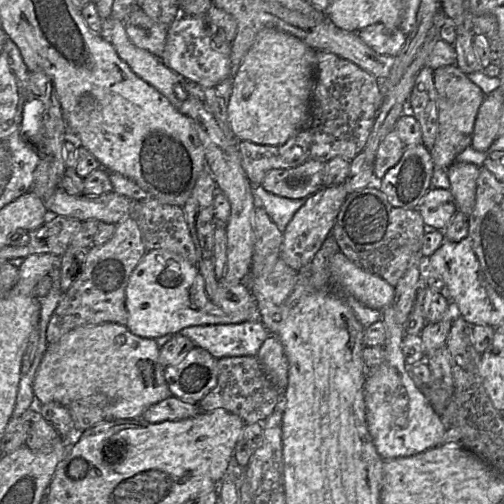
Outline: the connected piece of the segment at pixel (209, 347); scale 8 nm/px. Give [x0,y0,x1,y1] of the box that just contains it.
[179,320,270,359]

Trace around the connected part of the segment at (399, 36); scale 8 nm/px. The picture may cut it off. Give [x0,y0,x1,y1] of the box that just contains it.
[358,23,407,57]

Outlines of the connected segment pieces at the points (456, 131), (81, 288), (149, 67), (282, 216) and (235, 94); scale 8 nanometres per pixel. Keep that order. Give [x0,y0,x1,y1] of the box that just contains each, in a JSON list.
[[429,64,486,169],[48,216,146,344],[102,16,203,109],[253,185,306,232],[227,28,316,145]]

